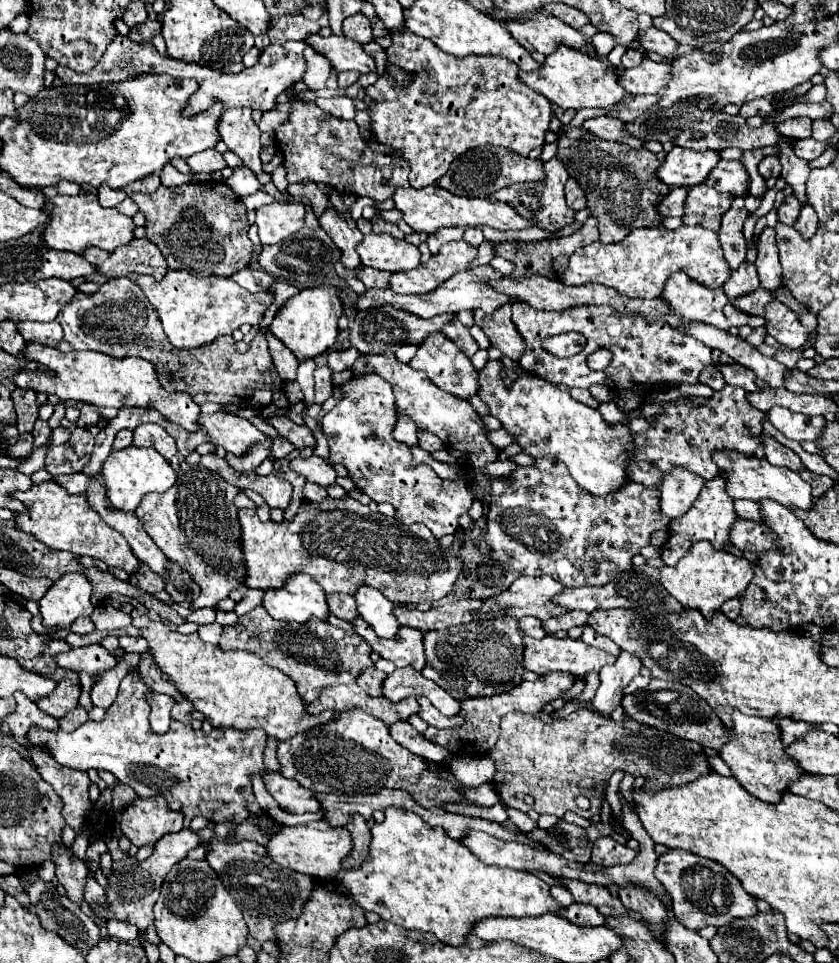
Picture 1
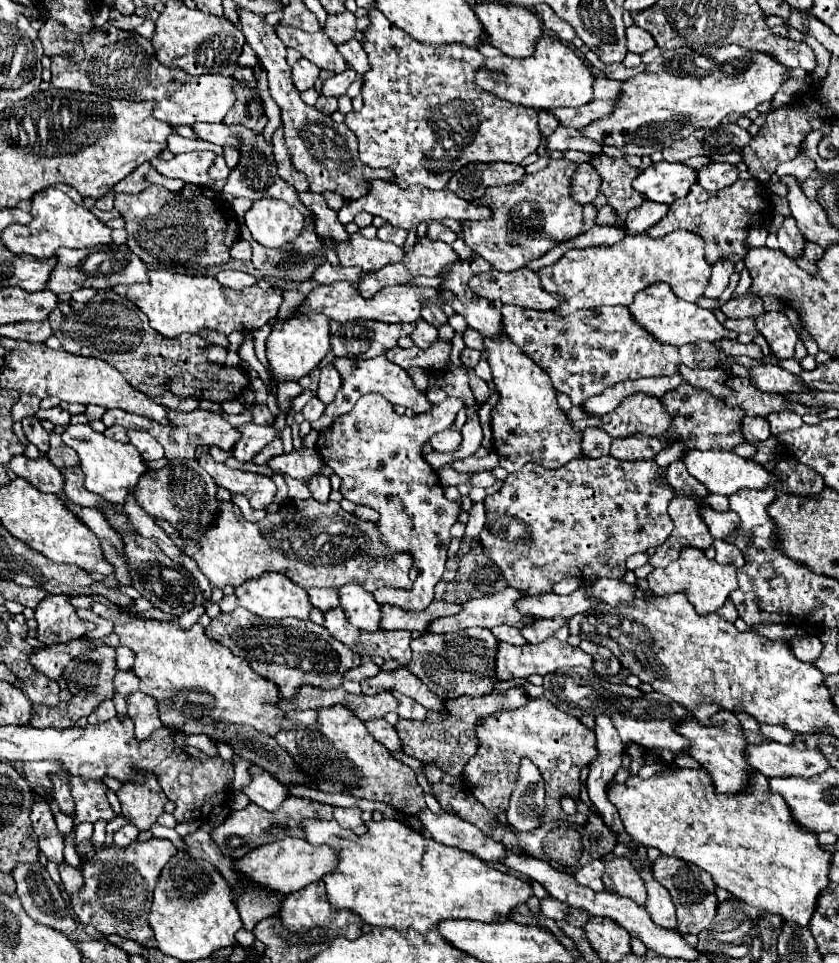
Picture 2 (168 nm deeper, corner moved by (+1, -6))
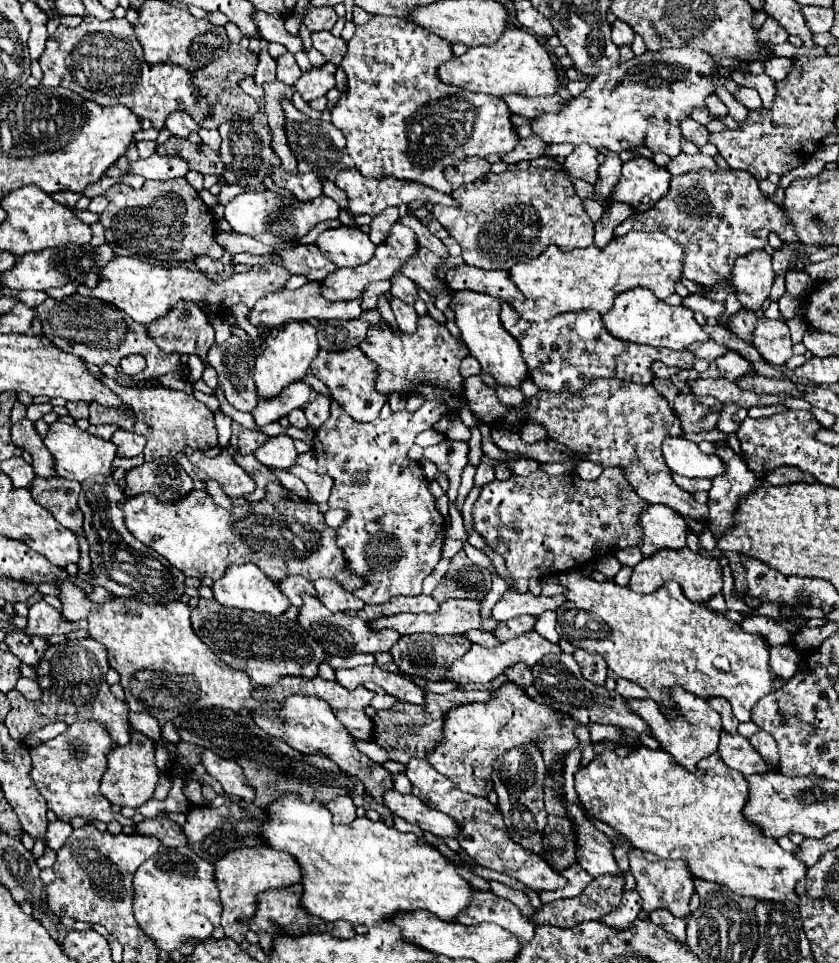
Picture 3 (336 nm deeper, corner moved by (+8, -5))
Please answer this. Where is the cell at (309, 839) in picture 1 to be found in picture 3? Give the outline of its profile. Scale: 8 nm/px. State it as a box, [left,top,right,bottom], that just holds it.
[214,846,300,942]

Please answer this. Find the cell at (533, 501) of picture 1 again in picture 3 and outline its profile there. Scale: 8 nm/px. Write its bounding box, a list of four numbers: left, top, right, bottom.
[474,466,648,592]

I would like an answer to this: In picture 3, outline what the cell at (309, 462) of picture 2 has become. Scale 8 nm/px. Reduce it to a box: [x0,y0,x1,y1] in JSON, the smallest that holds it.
[254,434,298,470]

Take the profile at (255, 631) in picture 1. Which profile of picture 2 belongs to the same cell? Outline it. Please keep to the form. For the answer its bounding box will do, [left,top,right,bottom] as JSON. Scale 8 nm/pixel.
[207,607,361,701]

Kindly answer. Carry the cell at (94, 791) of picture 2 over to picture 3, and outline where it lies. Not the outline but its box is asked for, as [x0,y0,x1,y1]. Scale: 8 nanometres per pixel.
[30,722,137,826]

